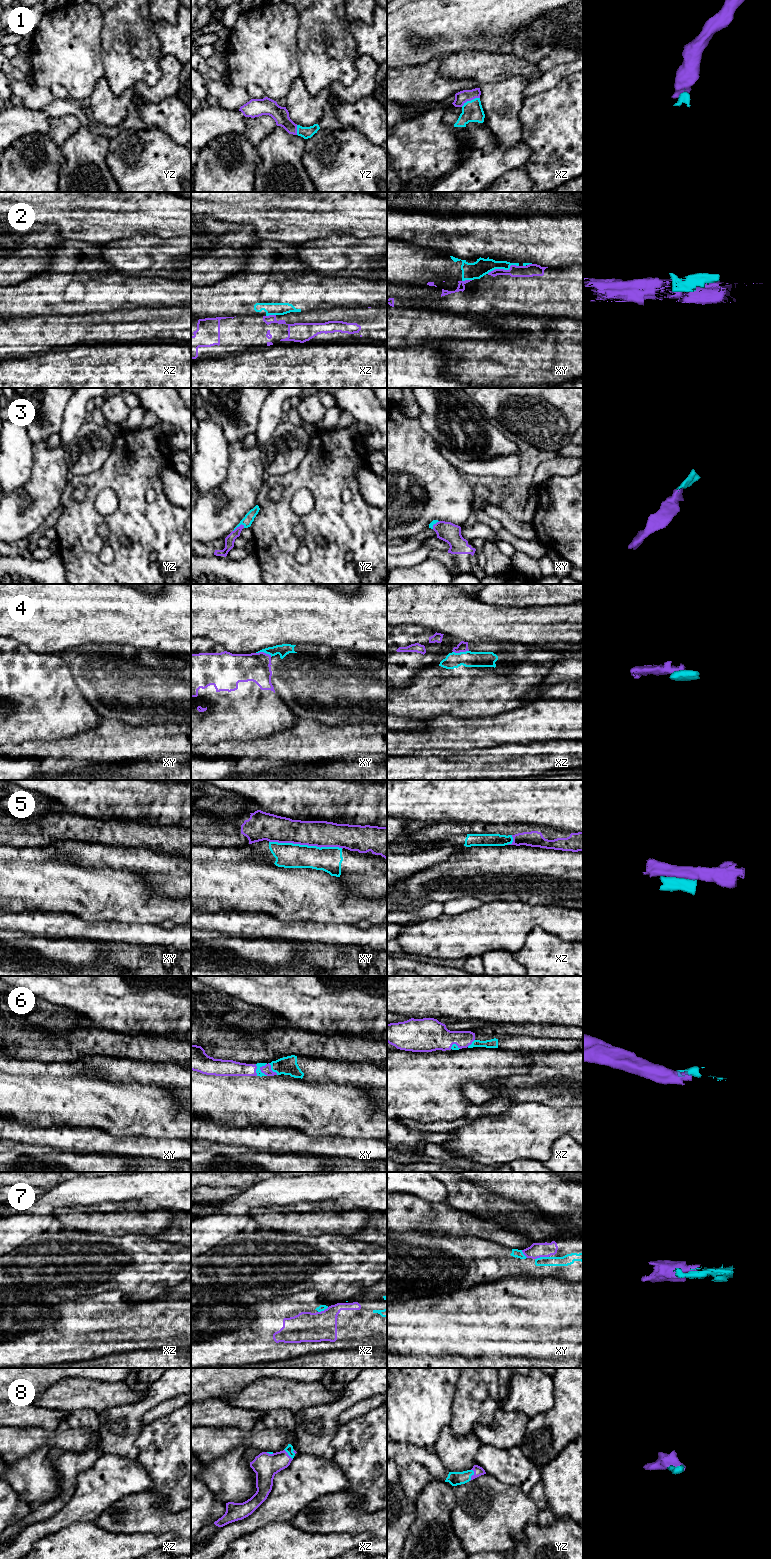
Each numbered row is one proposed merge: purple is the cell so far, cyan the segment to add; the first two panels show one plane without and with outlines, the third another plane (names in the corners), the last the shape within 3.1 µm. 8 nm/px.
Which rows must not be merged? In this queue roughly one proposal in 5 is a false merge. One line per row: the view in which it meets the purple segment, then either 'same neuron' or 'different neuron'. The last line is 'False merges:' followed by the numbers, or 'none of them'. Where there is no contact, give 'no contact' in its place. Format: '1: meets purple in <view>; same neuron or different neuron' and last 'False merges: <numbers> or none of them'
1: meets purple in xz; same neuron
2: meets purple in xy; different neuron
3: meets purple in yz; same neuron
4: meets purple in xy; different neuron
5: meets purple in xy; different neuron
6: meets purple in xy; same neuron
7: meets purple in xy; same neuron
8: meets purple in yz; same neuron
False merges: 2, 4, 5

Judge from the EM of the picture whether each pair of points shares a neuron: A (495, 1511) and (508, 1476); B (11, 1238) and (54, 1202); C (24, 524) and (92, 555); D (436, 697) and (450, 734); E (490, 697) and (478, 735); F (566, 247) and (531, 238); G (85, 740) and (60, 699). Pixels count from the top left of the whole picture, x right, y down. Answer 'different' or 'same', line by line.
A: different
B: same
C: different
D: different
E: different
F: same
G: different

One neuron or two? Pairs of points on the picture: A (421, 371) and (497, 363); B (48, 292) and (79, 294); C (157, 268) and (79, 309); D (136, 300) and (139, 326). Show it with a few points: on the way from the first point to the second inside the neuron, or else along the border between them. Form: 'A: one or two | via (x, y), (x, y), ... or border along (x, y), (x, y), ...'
A: two | border along (434, 347), (446, 357), (446, 369), (456, 377)
B: one | via (56, 294), (71, 295)
C: two | border along (143, 276), (160, 276), (166, 279)
D: two | border along (161, 307), (137, 307), (114, 311)

